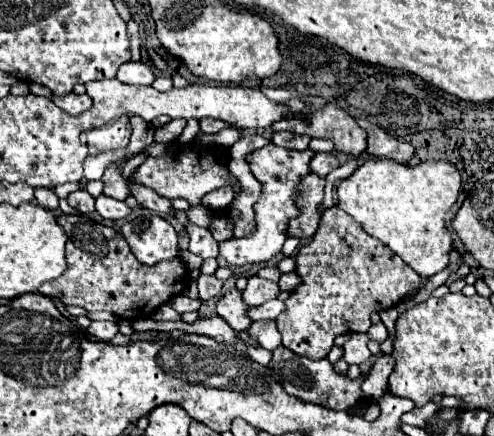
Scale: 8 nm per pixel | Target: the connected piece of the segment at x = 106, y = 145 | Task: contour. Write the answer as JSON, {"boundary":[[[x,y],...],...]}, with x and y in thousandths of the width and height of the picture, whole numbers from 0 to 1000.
{"boundary":[[[239,268],[206,291],[178,300],[178,333],[194,342],[243,342],[255,337],[263,323],[263,278],[259,268]]]}

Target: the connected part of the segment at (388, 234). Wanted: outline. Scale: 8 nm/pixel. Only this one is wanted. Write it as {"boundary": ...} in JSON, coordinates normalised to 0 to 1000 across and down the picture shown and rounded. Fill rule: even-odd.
{"boundary":[[[745,365],[680,438],[684,475],[713,493],[741,534],[789,562],[850,635],[870,635],[907,608],[915,544],[903,525],[903,489],[935,438],[935,406],[919,374],[895,365],[830,383],[794,365]]]}

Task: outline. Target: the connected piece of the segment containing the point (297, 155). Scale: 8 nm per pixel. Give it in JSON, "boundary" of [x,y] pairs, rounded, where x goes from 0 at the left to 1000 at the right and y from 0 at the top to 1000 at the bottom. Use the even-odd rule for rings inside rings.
{"boundary":[[[555,328],[510,346],[498,356],[498,369],[514,397],[514,406],[530,424],[530,447],[514,470],[514,530],[502,544],[478,548],[478,562],[445,562],[445,576],[482,576],[482,608],[522,608],[547,599],[555,585],[571,576],[571,562],[583,544],[583,507],[607,493],[607,479],[595,466],[603,443],[603,424],[611,401],[628,397],[628,365],[636,346],[587,346],[575,337],[559,337]]]}

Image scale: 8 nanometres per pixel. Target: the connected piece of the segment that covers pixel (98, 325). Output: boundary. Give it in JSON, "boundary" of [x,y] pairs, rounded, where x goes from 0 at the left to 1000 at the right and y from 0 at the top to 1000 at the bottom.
{"boundary":[[[186,736],[174,759],[198,782],[219,782],[239,764],[239,745],[231,736]]]}

